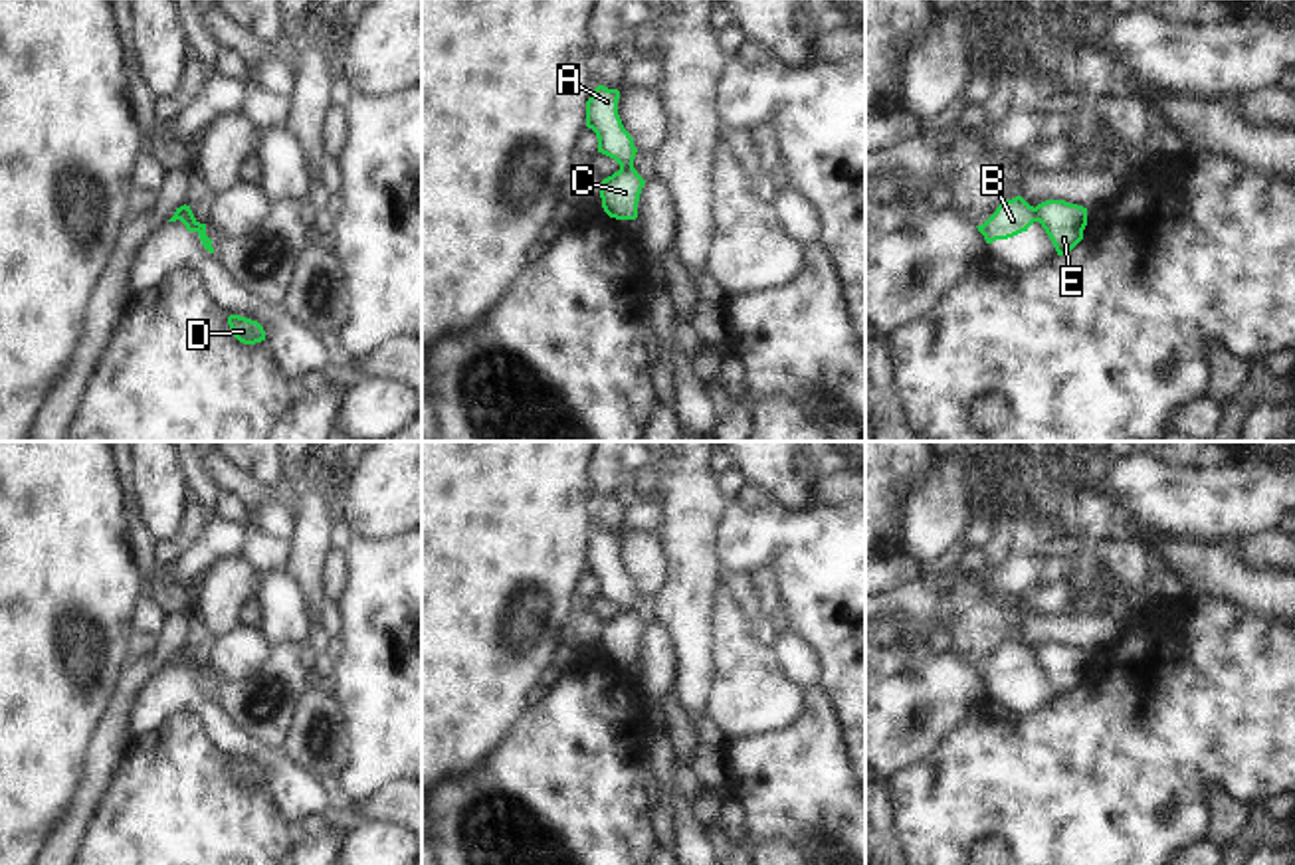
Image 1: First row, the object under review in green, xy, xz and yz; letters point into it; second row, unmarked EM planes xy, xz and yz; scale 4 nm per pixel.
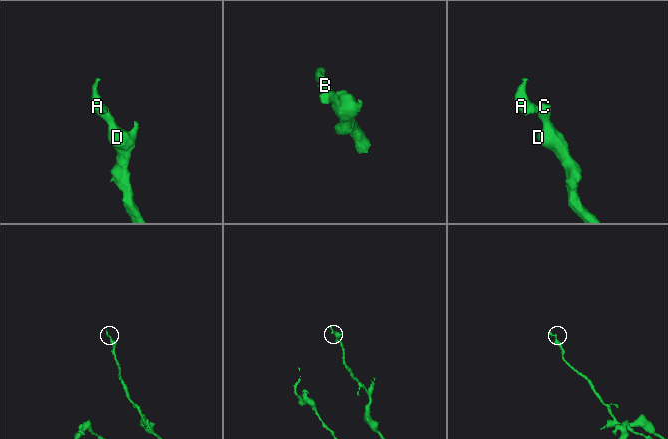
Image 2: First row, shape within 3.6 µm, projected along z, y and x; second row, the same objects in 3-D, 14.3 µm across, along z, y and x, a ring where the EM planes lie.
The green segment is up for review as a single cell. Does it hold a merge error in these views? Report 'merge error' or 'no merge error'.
merge error

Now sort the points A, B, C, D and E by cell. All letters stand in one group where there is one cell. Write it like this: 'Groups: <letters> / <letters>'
Groups: A B / C D E

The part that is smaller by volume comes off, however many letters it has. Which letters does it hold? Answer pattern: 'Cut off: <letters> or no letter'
Cut off: A, B

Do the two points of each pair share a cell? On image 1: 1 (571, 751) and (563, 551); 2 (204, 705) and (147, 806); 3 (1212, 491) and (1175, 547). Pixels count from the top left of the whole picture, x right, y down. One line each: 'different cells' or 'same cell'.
1: different cells
2: different cells
3: different cells

